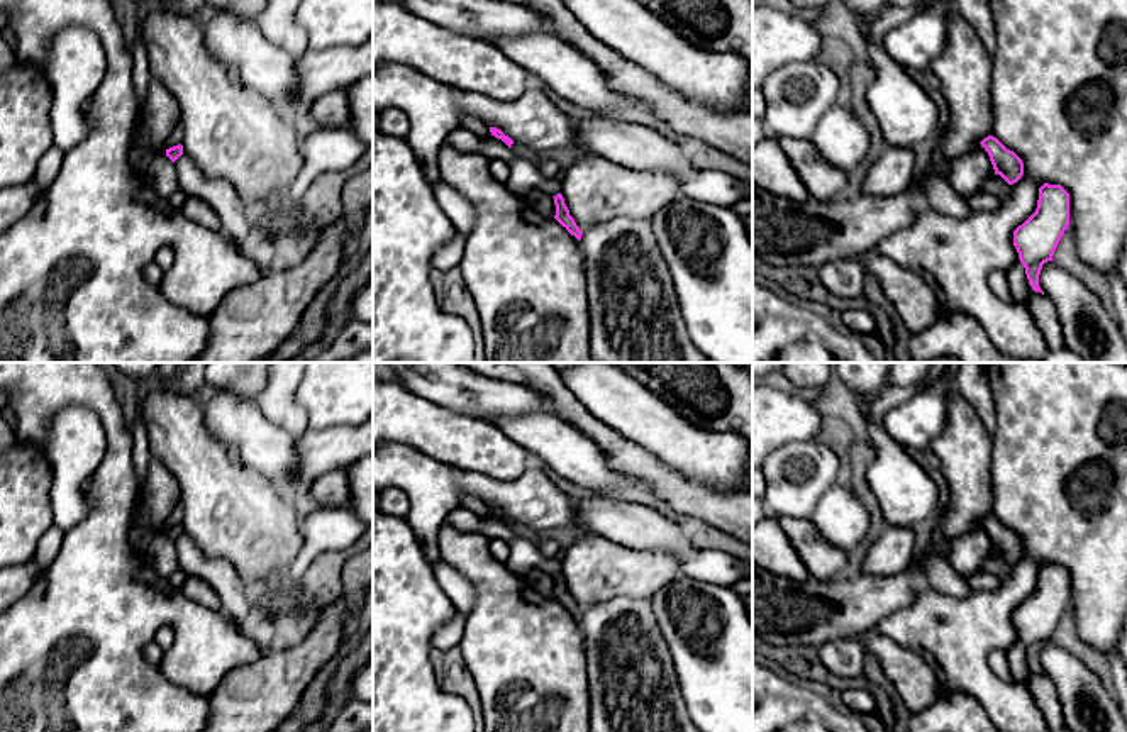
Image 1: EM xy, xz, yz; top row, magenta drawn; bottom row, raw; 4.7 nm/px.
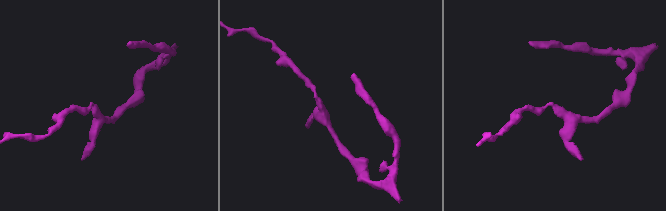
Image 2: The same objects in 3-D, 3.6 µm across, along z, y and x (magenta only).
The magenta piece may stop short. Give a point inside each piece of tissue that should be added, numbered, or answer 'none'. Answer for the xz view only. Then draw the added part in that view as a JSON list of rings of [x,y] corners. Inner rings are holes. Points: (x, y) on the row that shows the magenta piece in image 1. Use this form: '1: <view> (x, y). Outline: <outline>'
none

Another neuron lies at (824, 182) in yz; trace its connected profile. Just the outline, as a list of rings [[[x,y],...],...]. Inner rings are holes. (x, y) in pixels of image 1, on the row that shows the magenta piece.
[[[776,137],[808,191],[808,198],[830,202],[847,190],[847,173],[832,166],[812,139]]]

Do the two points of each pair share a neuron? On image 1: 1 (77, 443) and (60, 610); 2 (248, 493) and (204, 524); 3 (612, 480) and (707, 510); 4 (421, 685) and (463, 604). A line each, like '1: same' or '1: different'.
1: different
2: same
3: different
4: different

